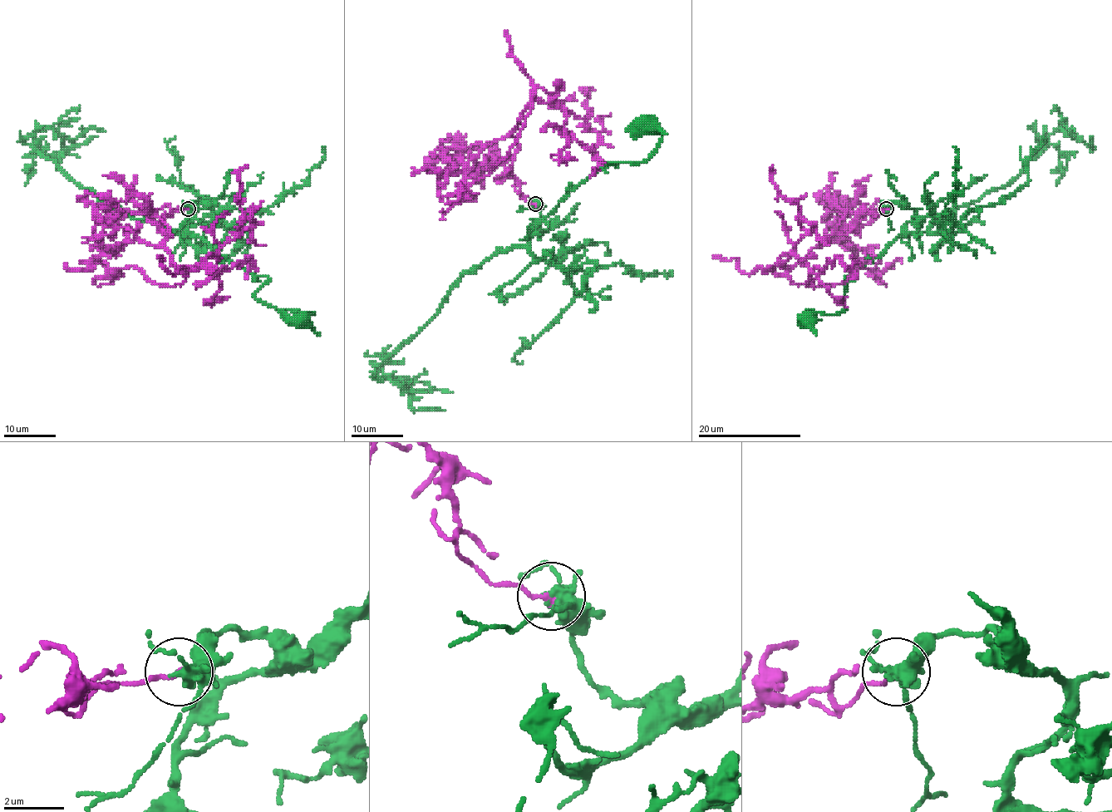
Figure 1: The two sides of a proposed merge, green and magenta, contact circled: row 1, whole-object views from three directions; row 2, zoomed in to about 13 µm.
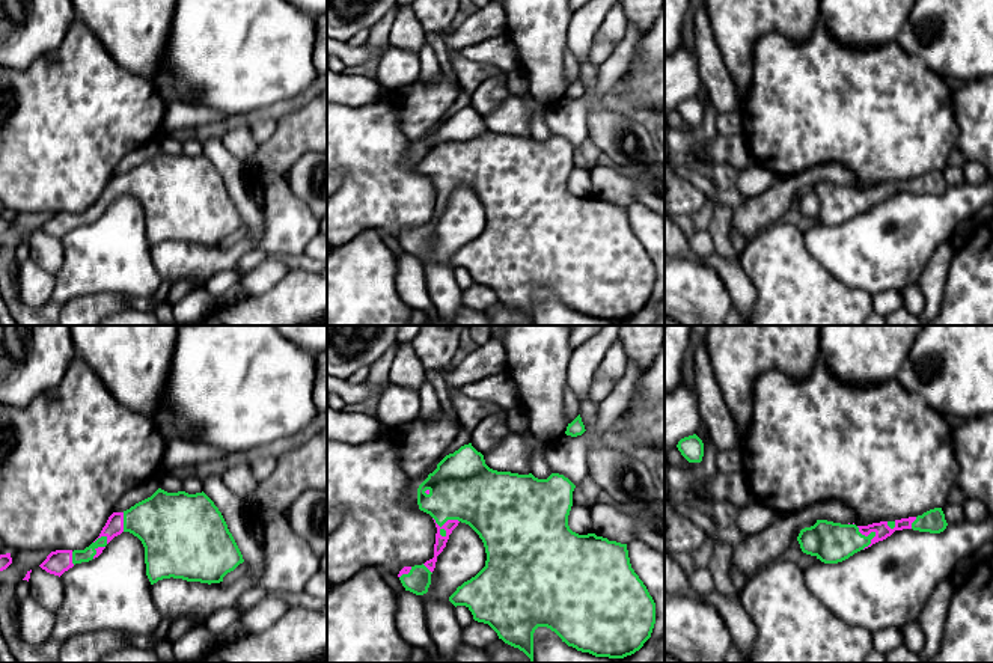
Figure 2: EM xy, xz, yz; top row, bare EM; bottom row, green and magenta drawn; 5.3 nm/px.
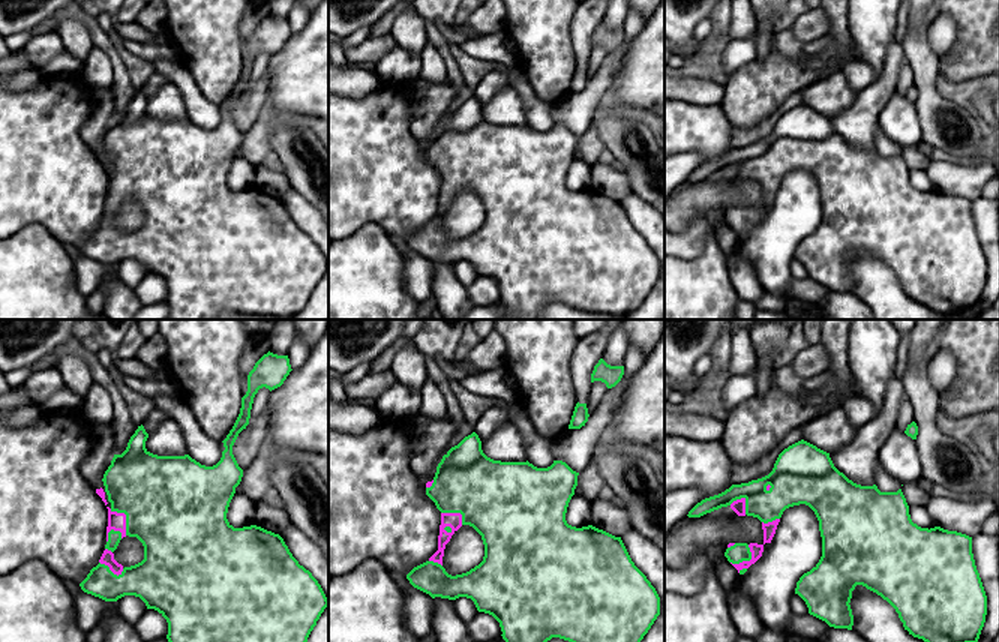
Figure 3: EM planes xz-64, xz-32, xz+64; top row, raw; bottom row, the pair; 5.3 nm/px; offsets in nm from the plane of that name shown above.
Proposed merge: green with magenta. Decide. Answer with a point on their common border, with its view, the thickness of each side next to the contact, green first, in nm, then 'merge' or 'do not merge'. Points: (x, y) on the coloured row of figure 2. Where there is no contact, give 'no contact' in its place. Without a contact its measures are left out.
meets green in xz at (445, 522); 360 nm thick on the green side, 60 nm on the other; do not merge

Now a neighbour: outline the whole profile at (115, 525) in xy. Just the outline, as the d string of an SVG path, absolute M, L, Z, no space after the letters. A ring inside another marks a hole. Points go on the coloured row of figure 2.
M113 512L105 526L102 527L98 538L105 536L107 544L118 535L124 532L124 512Z

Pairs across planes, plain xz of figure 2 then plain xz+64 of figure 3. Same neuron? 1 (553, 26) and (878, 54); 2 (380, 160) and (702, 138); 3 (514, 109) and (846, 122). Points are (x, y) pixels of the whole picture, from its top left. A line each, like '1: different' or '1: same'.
1: same
2: same
3: same

